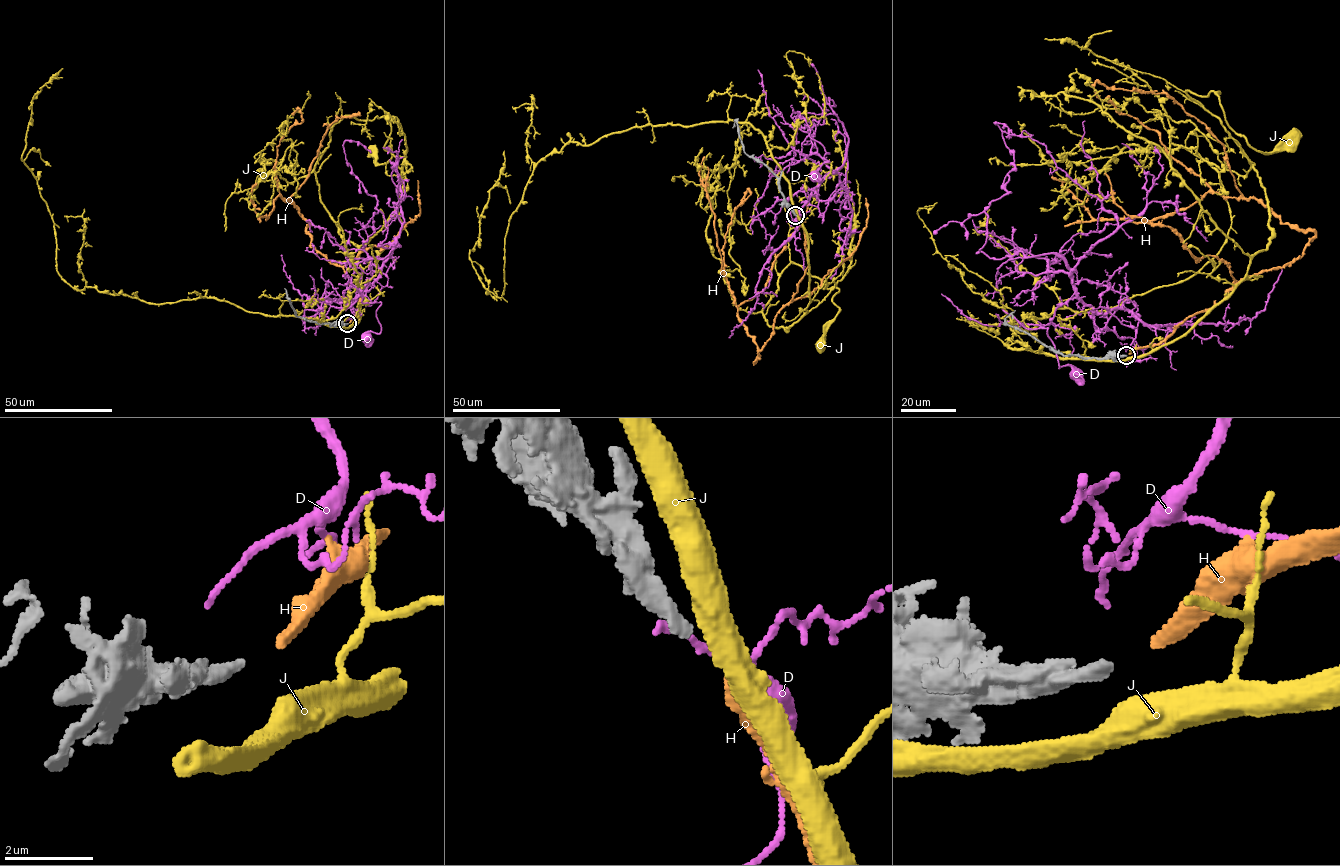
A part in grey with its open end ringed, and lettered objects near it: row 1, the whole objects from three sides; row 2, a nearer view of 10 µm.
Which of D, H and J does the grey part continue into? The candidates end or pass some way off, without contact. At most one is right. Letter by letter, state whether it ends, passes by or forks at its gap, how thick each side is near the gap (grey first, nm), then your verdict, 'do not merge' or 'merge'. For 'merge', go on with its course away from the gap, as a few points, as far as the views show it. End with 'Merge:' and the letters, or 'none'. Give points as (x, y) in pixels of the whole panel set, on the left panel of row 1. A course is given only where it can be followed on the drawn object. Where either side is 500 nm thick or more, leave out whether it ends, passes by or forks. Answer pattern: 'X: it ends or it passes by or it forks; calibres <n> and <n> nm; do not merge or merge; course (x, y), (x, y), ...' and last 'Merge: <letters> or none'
D: it ends; calibres 300 and 110 nm; do not merge
H: it ends; calibres 300 and 300 nm; merge; course (349, 322), (360, 293), (310, 246), (309, 223), (277, 183), (277, 146), (302, 122), (300, 110), (292, 114)
J: calibres 300 and 500 nm; do not merge
Merge: H

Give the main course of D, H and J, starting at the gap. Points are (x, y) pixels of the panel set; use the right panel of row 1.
D: (1126, 352), (1136, 313), (1097, 313), (1053, 253), (1008, 259), (1003, 310), (1047, 328), (1074, 373)
H: (1129, 354), (1236, 283), (1302, 257), (1315, 233), (1255, 199), (1215, 193), (1094, 86), (1114, 88)
J: (1127, 357), (1184, 336), (1272, 234), (1254, 164), (1186, 92), (1218, 92), (1225, 121), (1262, 152), (1291, 137)

